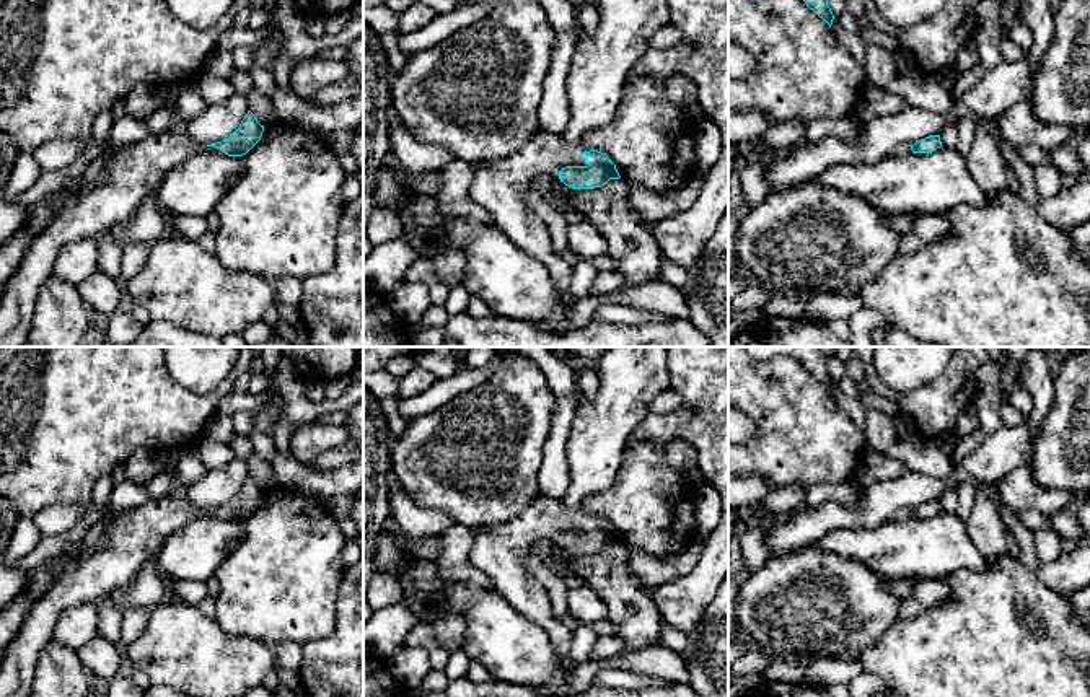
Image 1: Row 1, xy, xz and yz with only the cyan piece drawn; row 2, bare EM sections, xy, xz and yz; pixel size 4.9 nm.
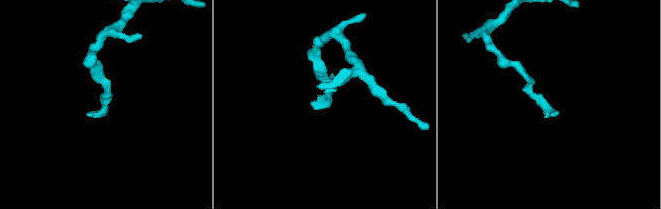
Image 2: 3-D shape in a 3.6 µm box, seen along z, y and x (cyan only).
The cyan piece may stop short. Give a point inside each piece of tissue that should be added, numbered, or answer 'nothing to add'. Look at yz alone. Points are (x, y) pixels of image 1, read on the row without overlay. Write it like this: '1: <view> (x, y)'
1: yz (903, 513)

